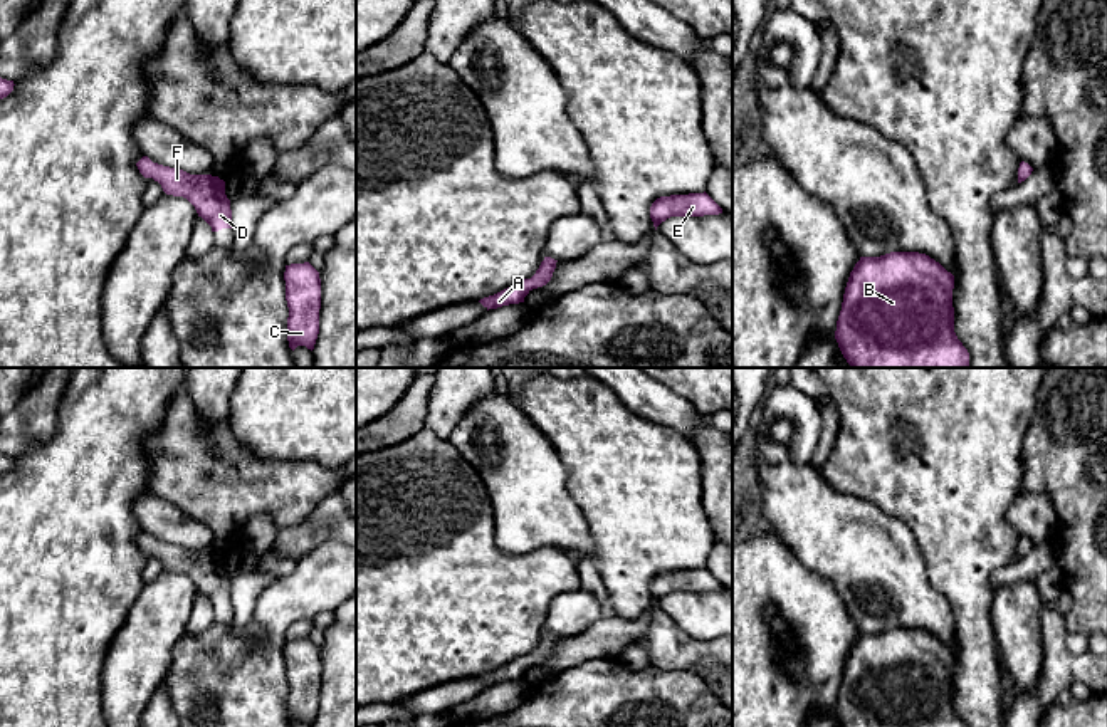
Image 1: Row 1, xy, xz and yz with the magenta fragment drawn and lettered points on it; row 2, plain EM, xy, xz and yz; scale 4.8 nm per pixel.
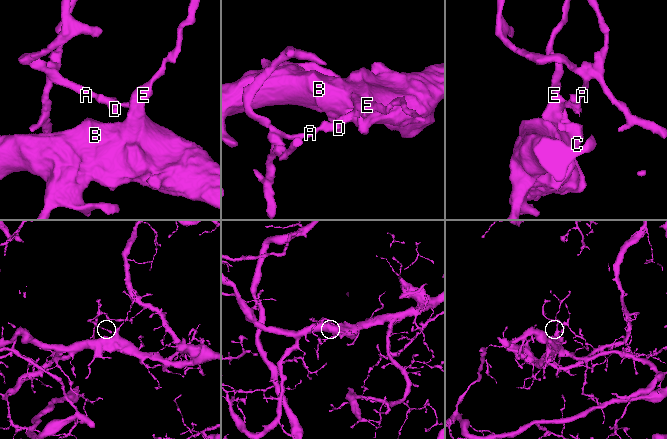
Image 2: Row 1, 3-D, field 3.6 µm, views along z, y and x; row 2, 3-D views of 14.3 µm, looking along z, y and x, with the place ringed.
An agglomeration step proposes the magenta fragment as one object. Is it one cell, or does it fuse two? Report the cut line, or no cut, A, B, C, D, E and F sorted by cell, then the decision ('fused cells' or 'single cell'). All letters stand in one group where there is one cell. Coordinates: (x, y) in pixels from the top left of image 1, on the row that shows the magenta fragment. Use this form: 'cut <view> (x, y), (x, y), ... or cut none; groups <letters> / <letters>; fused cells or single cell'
cut none; groups A B C D E F; single cell

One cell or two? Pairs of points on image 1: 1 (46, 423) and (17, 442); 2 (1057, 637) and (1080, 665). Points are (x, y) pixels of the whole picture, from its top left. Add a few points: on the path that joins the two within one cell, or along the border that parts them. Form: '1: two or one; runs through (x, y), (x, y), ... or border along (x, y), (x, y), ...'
1: one; runs through (39, 423), (24, 435)
2: one; runs through (1057, 645), (1057, 650), (1072, 665)

